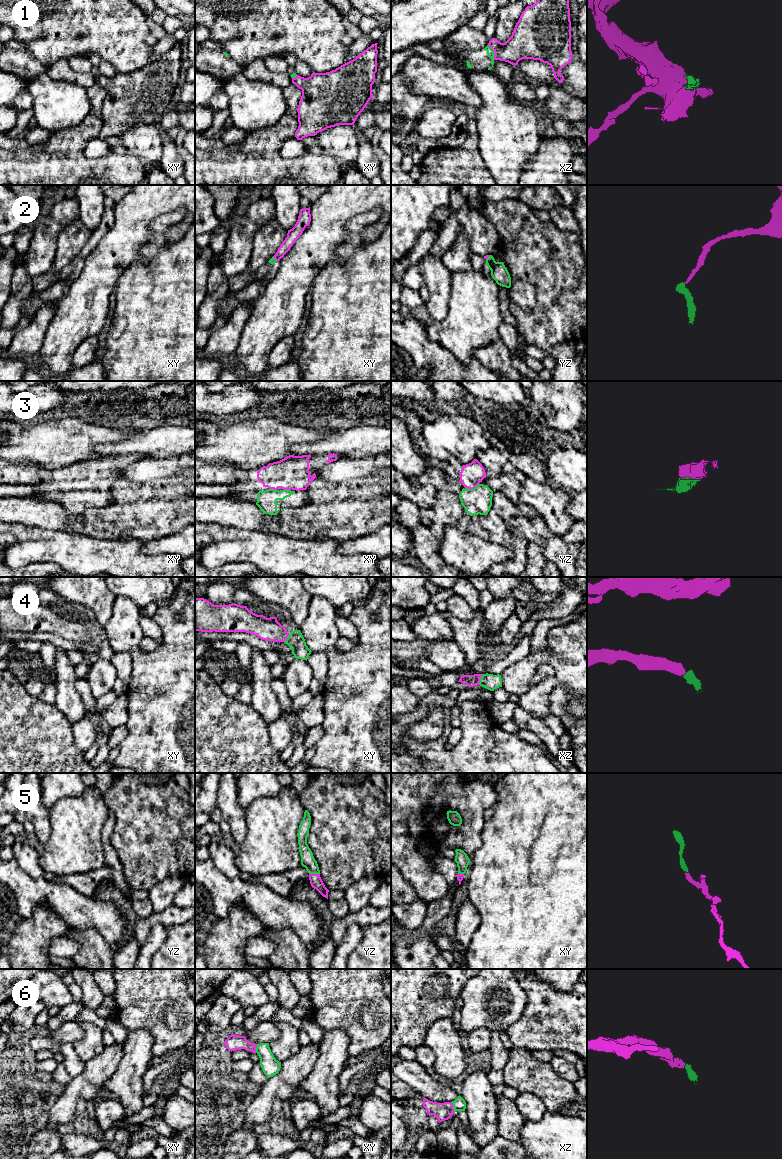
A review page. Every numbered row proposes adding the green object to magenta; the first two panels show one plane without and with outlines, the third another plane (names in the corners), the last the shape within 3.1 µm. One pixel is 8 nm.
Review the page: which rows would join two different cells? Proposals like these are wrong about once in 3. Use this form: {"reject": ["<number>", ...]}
{"reject": []}

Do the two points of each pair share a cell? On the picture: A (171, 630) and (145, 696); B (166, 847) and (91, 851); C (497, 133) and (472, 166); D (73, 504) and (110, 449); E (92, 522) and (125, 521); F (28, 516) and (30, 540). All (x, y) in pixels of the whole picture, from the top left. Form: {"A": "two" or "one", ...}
{"A": "one", "B": "two", "C": "two", "D": "two", "E": "one", "F": "two"}

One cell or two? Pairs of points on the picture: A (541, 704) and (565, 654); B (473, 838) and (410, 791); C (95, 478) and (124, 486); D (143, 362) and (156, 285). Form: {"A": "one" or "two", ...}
{"A": "two", "B": "one", "C": "two", "D": "one"}

